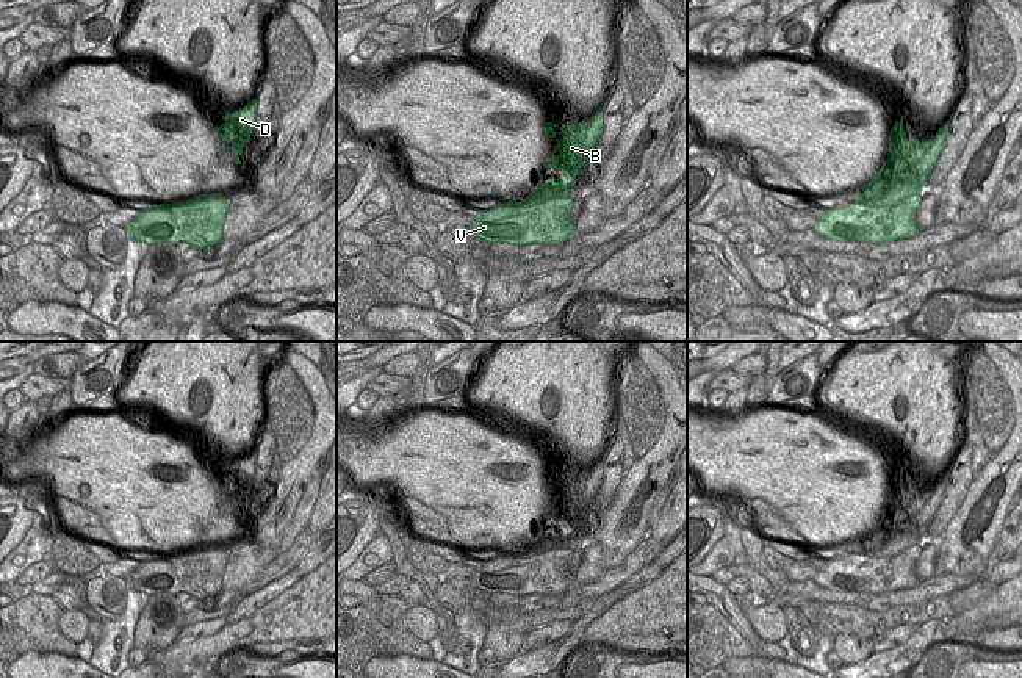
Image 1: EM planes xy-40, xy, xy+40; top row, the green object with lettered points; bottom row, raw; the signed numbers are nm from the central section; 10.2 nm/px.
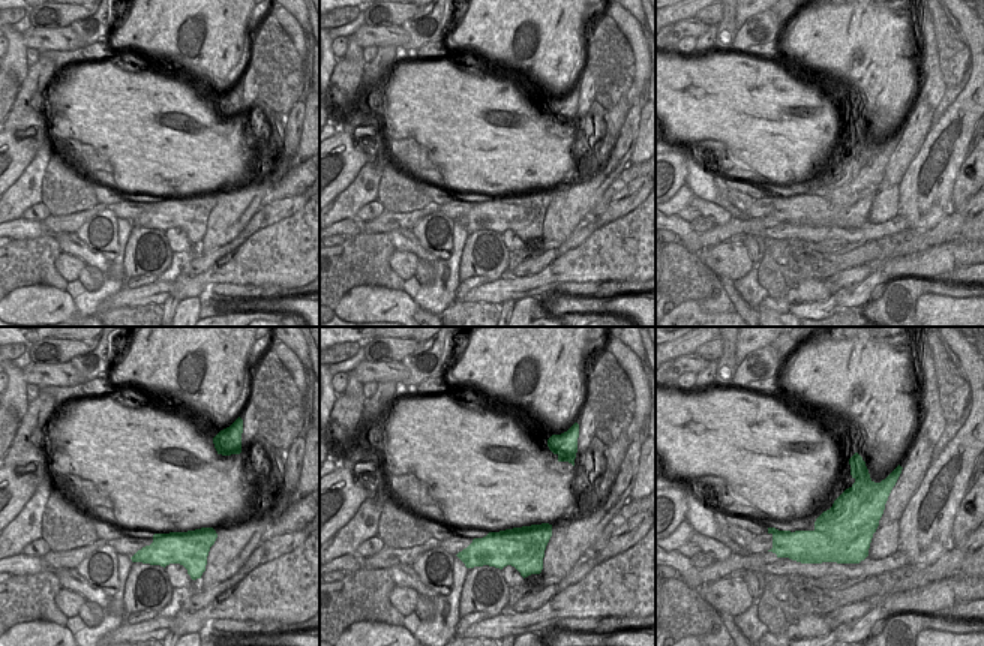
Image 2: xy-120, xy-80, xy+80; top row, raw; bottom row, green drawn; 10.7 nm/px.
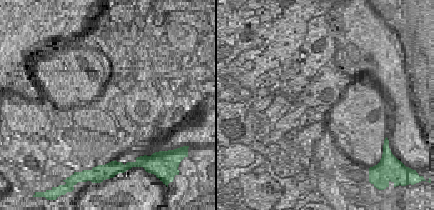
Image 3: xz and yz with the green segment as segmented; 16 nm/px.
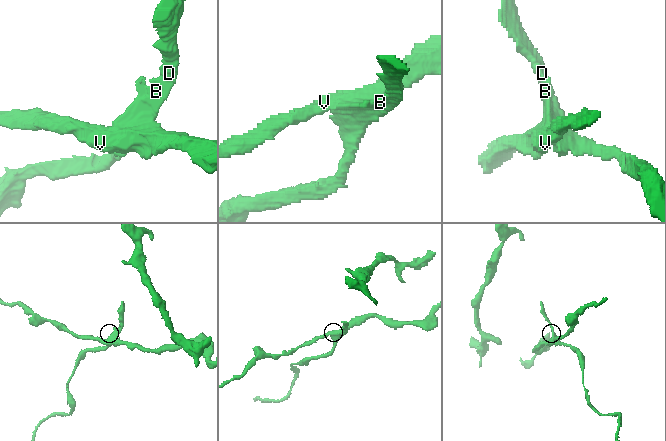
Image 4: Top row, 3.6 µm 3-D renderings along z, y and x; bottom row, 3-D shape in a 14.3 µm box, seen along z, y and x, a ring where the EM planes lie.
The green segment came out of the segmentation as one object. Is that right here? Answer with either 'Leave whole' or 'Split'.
Split.

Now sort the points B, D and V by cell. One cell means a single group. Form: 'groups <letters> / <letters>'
groups B D / V

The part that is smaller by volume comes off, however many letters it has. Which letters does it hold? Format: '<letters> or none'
B, D

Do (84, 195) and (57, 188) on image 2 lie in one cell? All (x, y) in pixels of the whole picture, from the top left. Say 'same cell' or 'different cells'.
same cell

